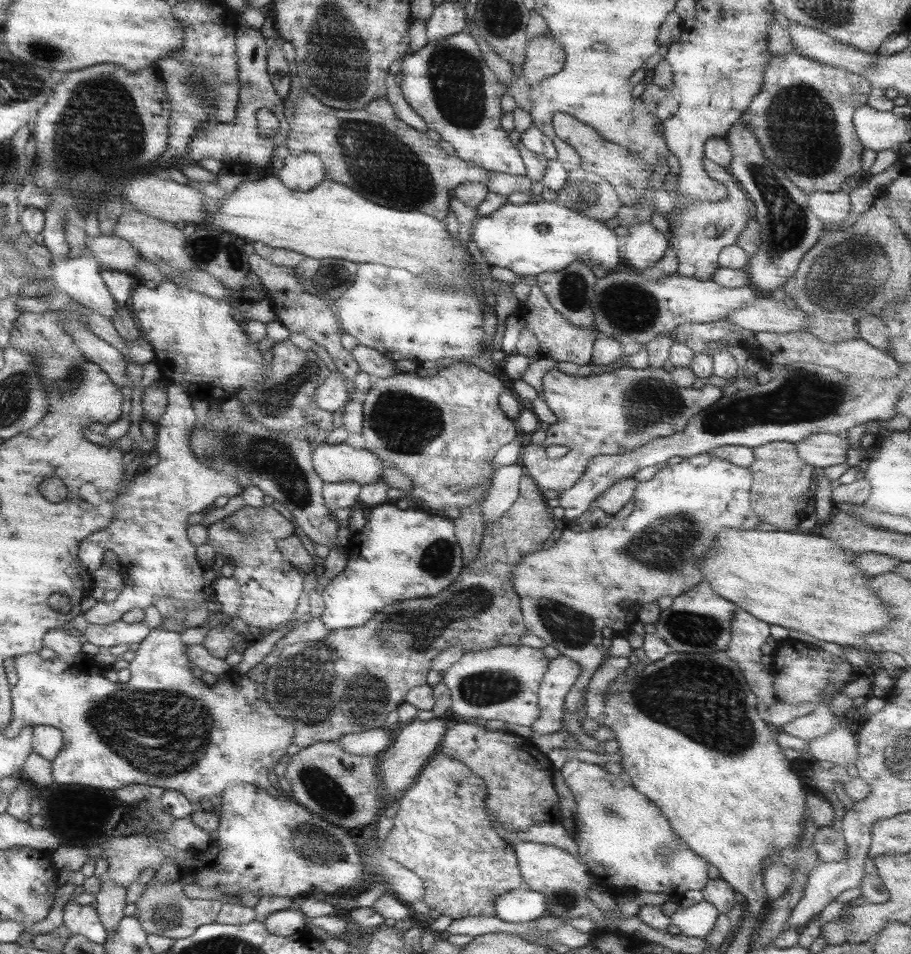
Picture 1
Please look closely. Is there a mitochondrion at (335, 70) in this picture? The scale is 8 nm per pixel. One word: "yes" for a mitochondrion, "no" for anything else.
yes

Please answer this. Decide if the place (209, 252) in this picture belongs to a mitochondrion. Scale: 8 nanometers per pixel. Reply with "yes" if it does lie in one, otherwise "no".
yes

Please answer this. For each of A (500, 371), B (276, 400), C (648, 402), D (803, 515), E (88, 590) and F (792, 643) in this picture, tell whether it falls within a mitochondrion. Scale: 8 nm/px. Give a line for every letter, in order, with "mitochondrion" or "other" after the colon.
A: other
B: mitochondrion
C: mitochondrion
D: other
E: other
F: other

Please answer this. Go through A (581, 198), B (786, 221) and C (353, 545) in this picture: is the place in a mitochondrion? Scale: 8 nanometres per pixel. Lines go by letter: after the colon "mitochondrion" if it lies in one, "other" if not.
A: mitochondrion
B: mitochondrion
C: other

